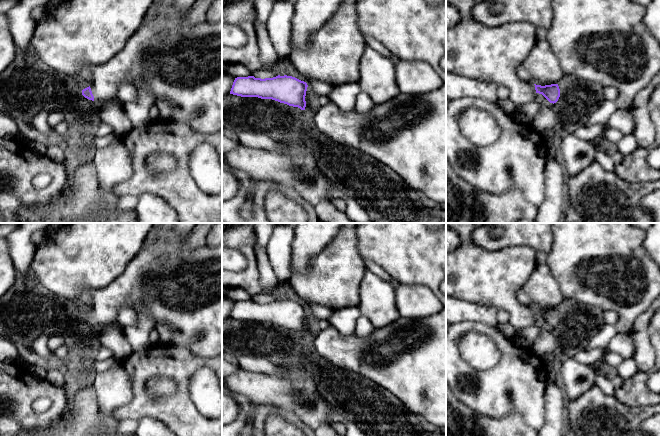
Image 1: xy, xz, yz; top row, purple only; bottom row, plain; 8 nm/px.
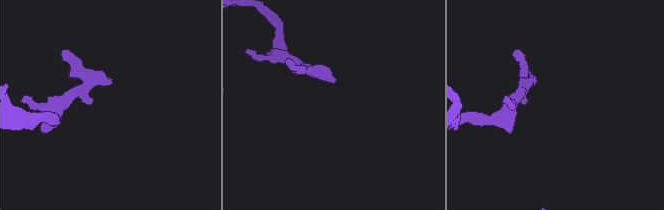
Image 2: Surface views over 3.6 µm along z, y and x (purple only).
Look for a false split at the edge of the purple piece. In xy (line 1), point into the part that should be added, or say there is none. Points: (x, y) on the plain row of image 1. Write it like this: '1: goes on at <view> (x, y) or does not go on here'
1: goes on at xy (180, 286)

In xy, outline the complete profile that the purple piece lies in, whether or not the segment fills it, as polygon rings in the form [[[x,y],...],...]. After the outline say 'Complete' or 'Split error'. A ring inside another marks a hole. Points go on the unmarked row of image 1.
[[[153,223],[152,228],[156,230],[156,236],[141,248],[126,269],[106,287],[92,290],[92,305],[82,314],[82,319],[102,328],[118,323],[121,307],[134,310],[135,304],[139,303],[155,326],[165,323],[177,333],[173,344],[186,347],[194,357],[219,357],[222,355],[222,243],[214,247],[206,243],[191,248],[186,246],[190,233],[181,235],[174,230],[174,223]]]. Split error

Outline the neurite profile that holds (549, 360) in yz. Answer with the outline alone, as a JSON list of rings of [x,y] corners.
[[[546,355],[541,358],[546,367],[557,367],[559,356]]]

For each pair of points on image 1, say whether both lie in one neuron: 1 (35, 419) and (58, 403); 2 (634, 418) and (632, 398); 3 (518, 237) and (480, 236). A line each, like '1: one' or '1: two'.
1: one
2: two
3: one

